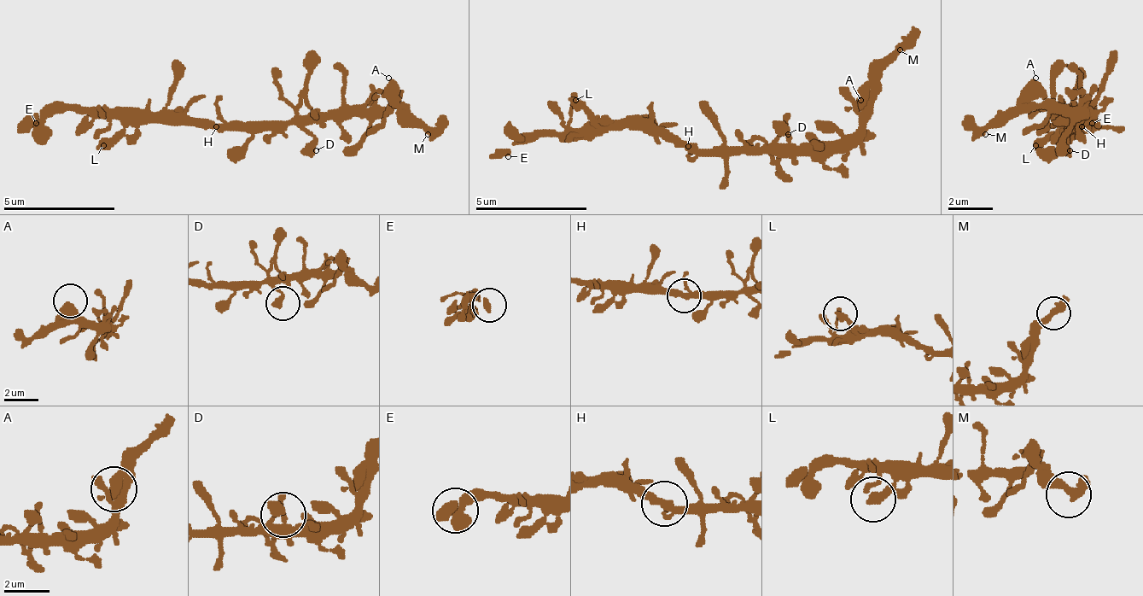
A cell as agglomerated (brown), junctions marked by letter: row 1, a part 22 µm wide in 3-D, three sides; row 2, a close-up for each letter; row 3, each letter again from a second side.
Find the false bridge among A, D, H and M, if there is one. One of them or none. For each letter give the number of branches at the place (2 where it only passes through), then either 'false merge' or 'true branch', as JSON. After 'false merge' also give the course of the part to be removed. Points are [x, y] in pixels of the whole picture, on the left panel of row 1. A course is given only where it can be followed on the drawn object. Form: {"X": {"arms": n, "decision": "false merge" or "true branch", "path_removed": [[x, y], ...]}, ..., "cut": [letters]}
{"A": {"arms": 2, "decision": "true branch"}, "D": {"arms": 1, "decision": "true branch"}, "H": {"arms": 3, "decision": "true branch"}, "M": {"arms": 2, "decision": "true branch"}, "cut": []}

